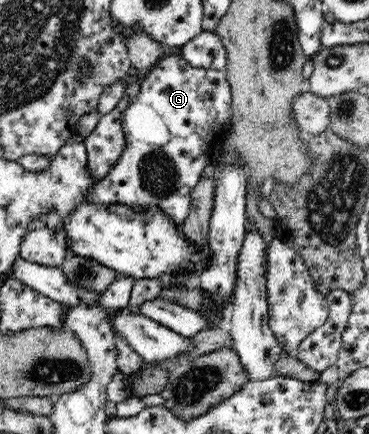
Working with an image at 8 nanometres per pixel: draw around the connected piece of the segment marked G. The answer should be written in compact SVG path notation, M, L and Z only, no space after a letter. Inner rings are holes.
M180 54L163 56L150 68L150 73L141 83L140 93L135 96L124 109L121 120L125 138L124 150L121 152L120 158L116 161L116 164L114 164L114 168L110 169L110 172L98 181L96 186L92 186L92 190L90 190L90 194L88 194L88 201L90 201L91 204L98 205L125 205L126 207L132 207L132 209L136 209L137 207L142 207L142 209L158 207L158 209L172 221L174 227L182 228L184 220L191 214L191 195L193 194L194 187L198 185L200 178L203 176L203 170L215 160L215 156L222 149L223 137L231 128L231 102L230 83L226 78L224 70L194 68L192 65L188 64Z

